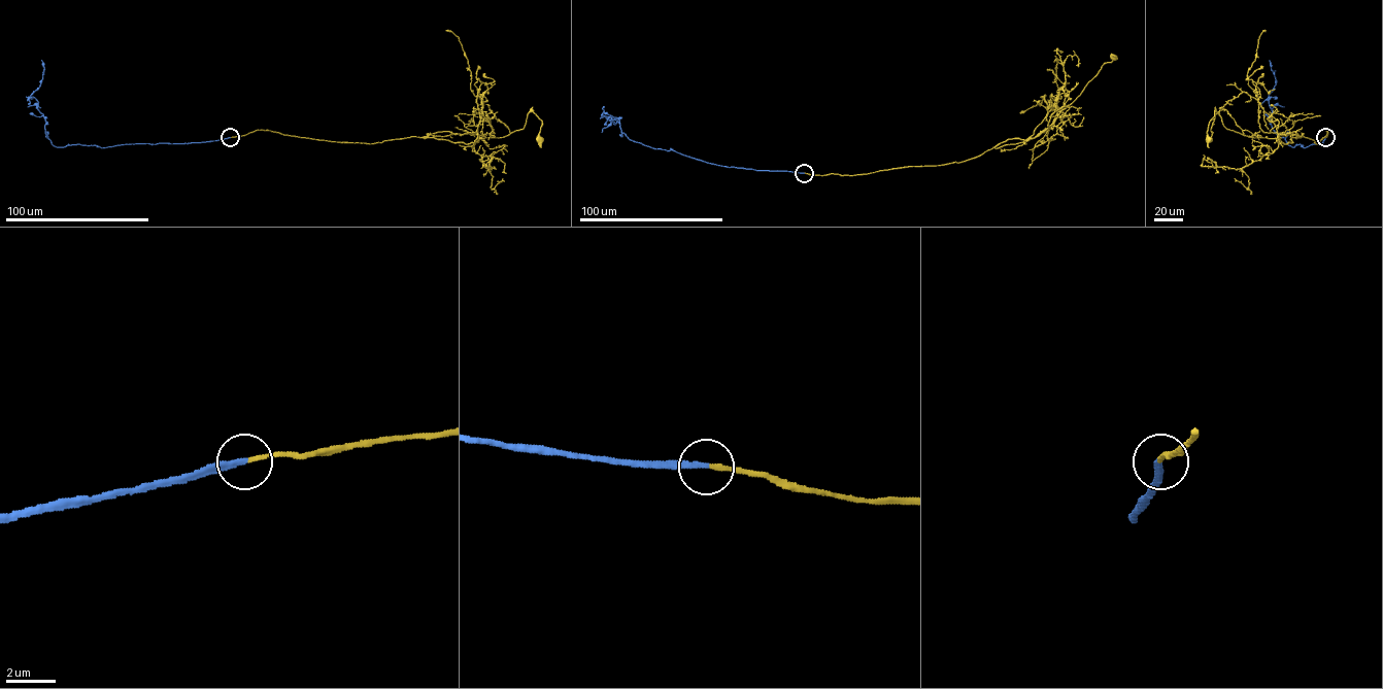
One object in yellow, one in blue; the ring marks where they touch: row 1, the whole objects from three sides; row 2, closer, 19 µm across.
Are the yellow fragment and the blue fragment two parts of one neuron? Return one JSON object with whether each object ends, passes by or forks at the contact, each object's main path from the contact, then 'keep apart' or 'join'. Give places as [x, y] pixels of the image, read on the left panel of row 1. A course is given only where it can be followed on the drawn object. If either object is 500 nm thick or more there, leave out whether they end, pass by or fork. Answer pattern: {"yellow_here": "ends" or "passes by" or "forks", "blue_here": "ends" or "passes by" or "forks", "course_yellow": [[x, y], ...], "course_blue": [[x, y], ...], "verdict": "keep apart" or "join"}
{"yellow_here": "ends", "blue_here": "ends", "course_yellow": [[230, 137], [268, 130], [331, 141], [417, 137], [467, 144], [521, 130], [532, 111], [542, 122], [539, 139]], "course_blue": [[230, 137], [182, 143], [56, 147], [46, 137], [45, 117], [37, 101], [30, 97], [42, 79], [41, 60]], "verdict": "join"}

